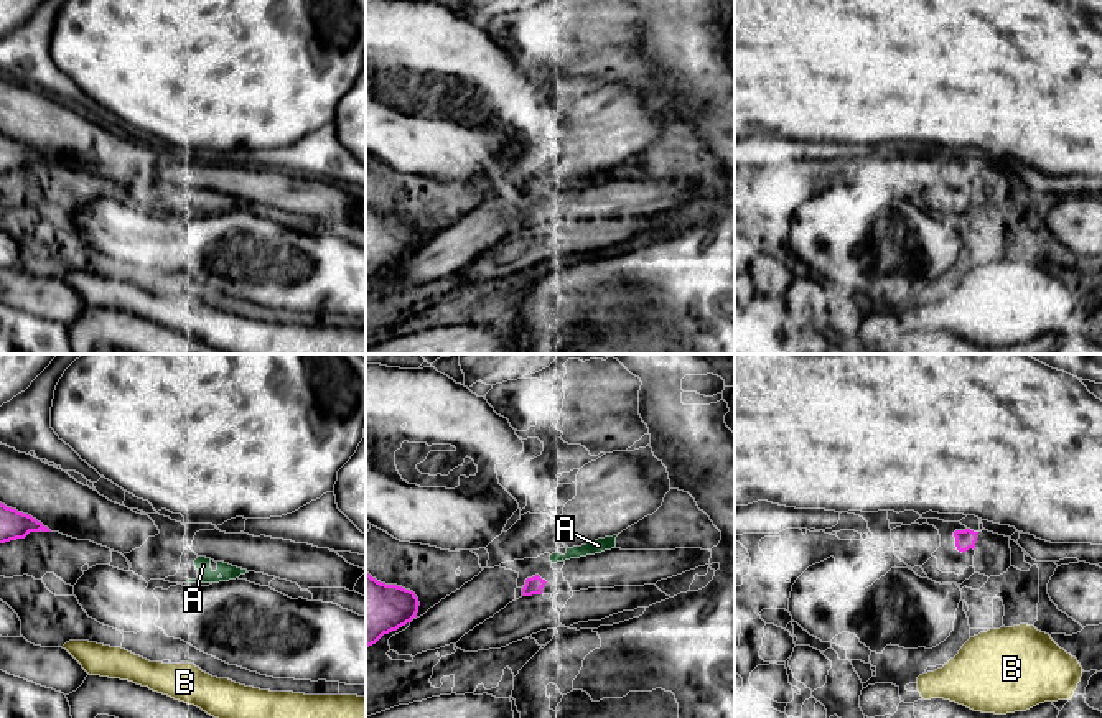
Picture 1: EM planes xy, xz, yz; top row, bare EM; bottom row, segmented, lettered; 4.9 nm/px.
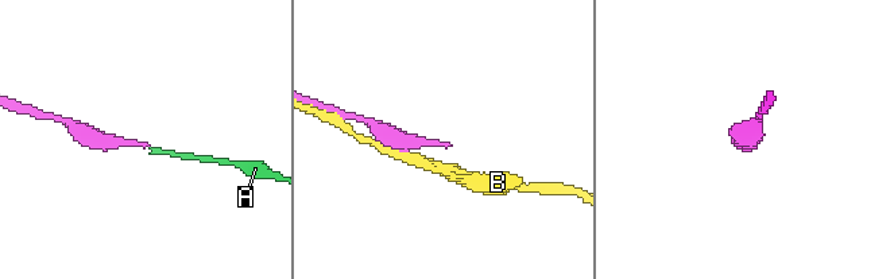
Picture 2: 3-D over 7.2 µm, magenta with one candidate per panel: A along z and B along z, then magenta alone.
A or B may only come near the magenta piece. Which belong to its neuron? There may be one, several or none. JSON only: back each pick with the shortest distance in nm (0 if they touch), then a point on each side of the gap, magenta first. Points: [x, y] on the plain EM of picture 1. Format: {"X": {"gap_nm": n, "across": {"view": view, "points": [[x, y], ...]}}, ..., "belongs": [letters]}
{"belongs": []}

